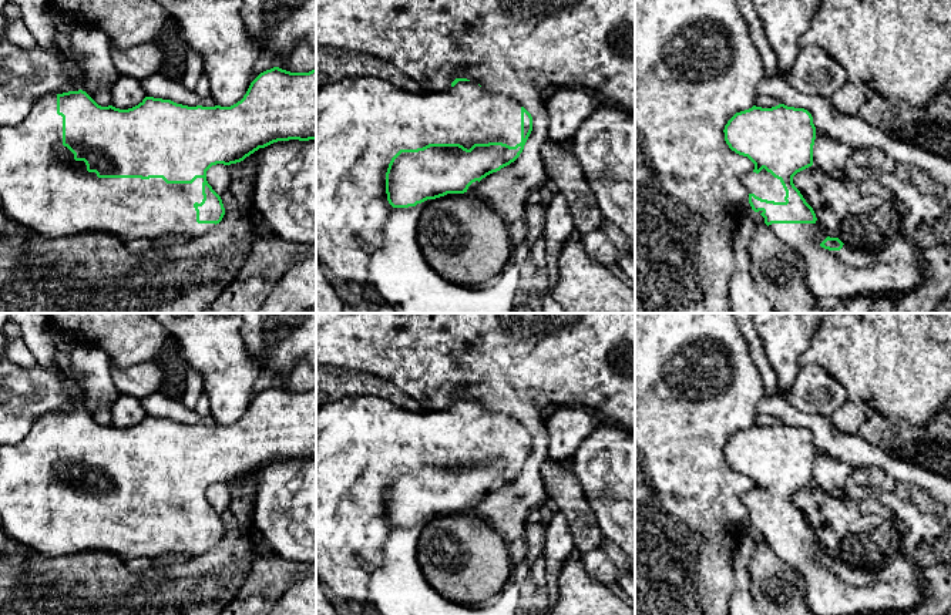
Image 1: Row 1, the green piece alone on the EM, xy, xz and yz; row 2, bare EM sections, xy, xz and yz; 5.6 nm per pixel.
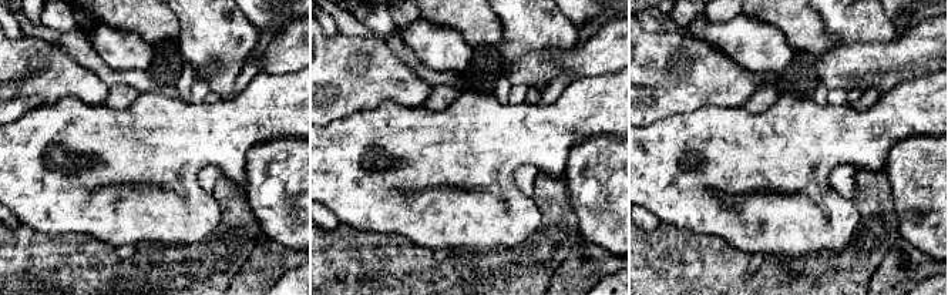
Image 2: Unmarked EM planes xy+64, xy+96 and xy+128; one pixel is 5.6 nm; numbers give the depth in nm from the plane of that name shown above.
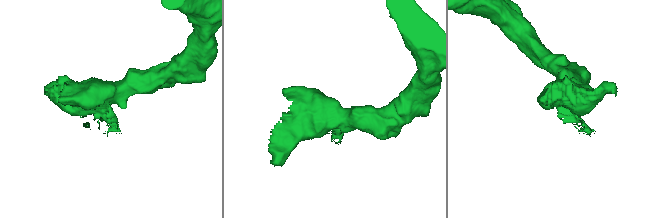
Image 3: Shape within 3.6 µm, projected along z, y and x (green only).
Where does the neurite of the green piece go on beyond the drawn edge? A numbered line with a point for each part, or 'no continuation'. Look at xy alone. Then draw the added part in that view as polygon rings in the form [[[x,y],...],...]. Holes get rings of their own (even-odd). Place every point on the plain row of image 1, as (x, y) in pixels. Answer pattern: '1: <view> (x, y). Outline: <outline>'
1: xy (41, 504). Outline: [[[47,413],[41,416],[33,424],[28,434],[16,444],[0,444],[0,517],[3,521],[4,532],[20,541],[21,544],[40,551],[47,557],[58,557],[64,554],[73,552],[84,552],[84,551],[105,551],[108,554],[115,554],[125,562],[140,558],[140,557],[151,557],[158,559],[171,559],[171,558],[192,558],[196,555],[206,554],[216,544],[215,542],[198,542],[196,541],[196,530],[194,522],[201,522],[204,518],[202,514],[202,501],[204,497],[196,497],[192,503],[167,503],[162,497],[98,497],[95,491],[88,491],[84,480],[75,480],[74,473],[63,464],[63,436],[57,433],[57,413]]]

